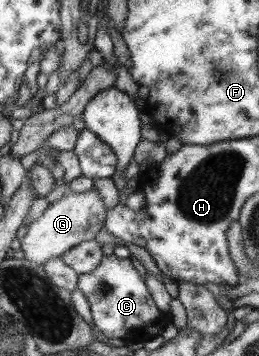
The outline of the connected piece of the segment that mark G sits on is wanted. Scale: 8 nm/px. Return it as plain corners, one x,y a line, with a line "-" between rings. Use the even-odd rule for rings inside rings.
94,187
82,193
68,193
63,195
58,201
48,204
43,213
28,225
25,236
20,240
20,249
24,253
24,259
42,265
46,260
51,260
55,257
60,258
63,253
74,248
81,241
92,240
104,227
107,210

